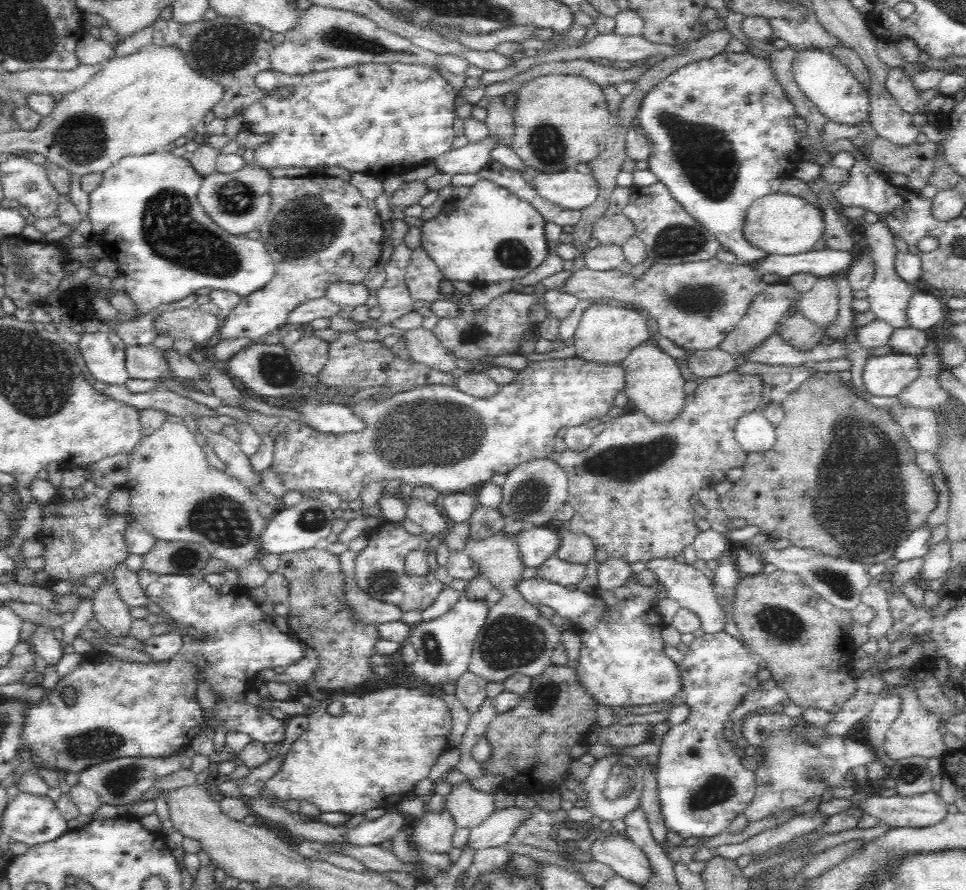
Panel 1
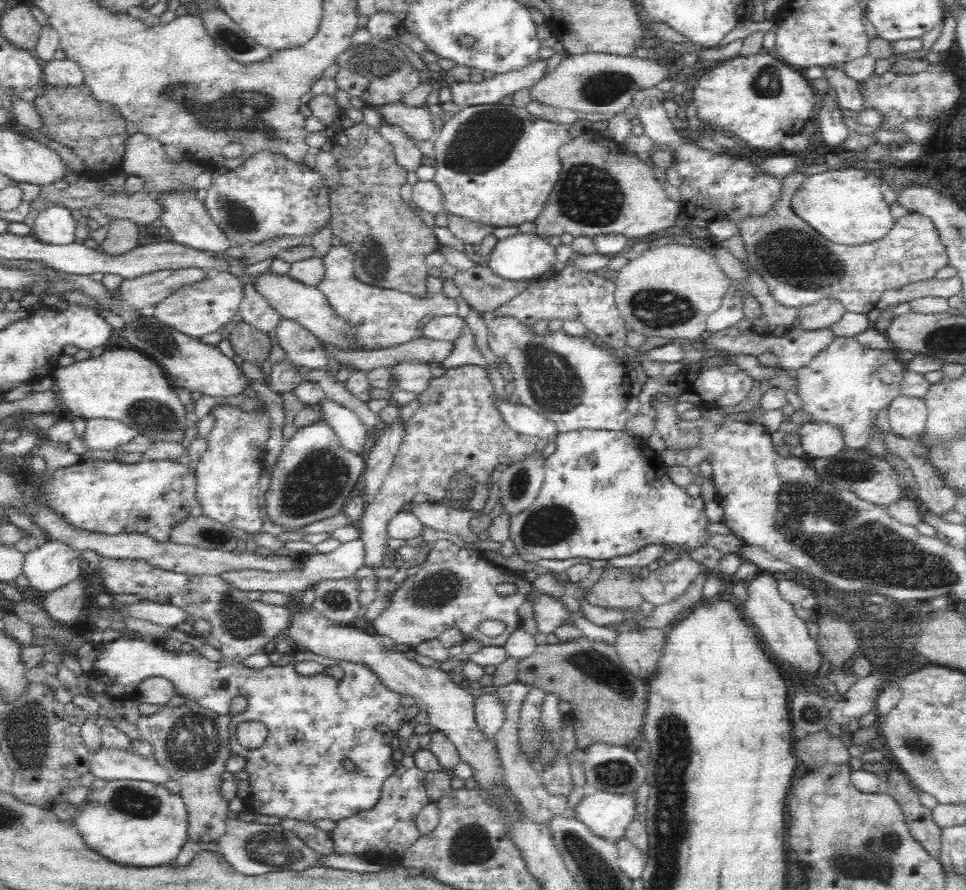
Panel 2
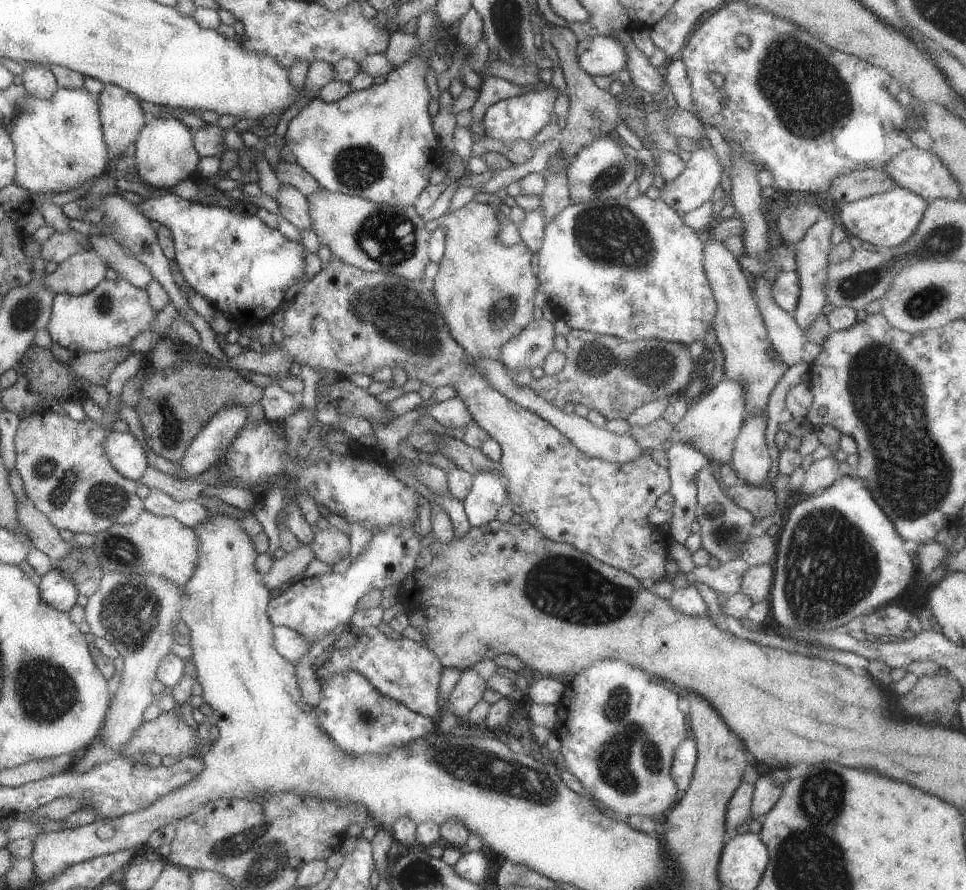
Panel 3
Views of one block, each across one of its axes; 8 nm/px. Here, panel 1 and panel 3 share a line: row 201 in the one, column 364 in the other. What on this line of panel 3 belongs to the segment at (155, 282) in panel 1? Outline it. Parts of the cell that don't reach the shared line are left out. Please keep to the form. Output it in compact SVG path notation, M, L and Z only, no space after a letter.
M435 7L415 16L414 36L420 46L404 64L391 70L382 84L350 91L340 100L324 102L318 96L287 118L286 148L321 187L328 191L359 196L374 204L408 208L430 184L432 170L444 166L445 150L432 128L426 84L428 60L444 47Z

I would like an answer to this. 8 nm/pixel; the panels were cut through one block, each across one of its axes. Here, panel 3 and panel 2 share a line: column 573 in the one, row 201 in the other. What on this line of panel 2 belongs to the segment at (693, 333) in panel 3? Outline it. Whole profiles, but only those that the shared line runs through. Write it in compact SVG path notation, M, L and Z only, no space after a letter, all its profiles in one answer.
M263 151L248 158L238 169L222 170L215 174L212 184L202 193L202 201L212 221L222 229L229 240L238 244L259 244L281 236L304 236L320 232L330 222L331 206L329 205L330 190L322 181L316 170L305 164L288 161L284 155Z

